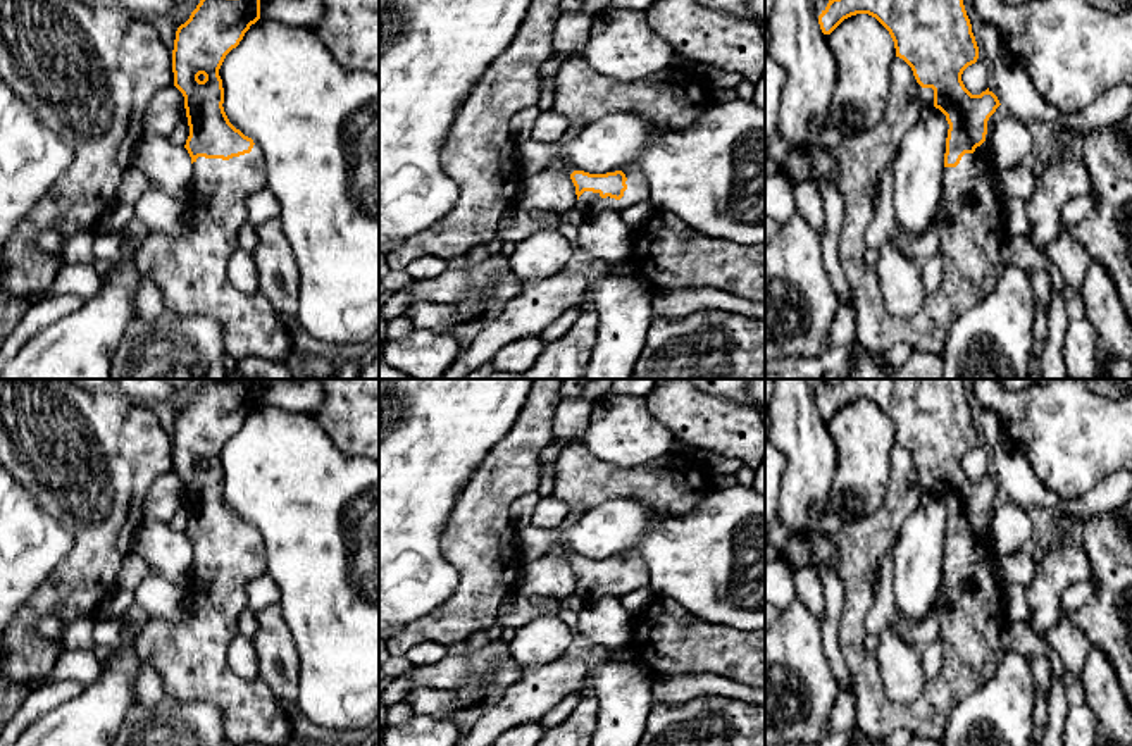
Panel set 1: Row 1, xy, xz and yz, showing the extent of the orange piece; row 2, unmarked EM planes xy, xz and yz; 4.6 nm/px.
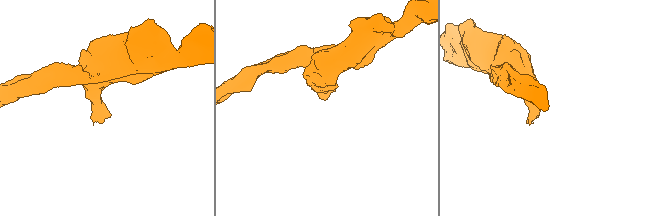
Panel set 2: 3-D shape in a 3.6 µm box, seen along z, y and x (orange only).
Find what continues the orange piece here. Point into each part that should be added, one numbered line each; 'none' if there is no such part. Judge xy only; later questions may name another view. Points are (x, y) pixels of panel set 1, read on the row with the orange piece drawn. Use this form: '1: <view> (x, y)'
1: xy (192, 271)

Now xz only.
1: xz (590, 204)

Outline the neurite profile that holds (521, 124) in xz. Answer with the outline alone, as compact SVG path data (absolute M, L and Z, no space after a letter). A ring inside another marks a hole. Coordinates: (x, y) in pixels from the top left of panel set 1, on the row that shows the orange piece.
M531 107L531 109L517 112L510 119L508 126L512 131L512 138L517 145L527 140L532 140L532 127L539 114L541 110L538 107Z

